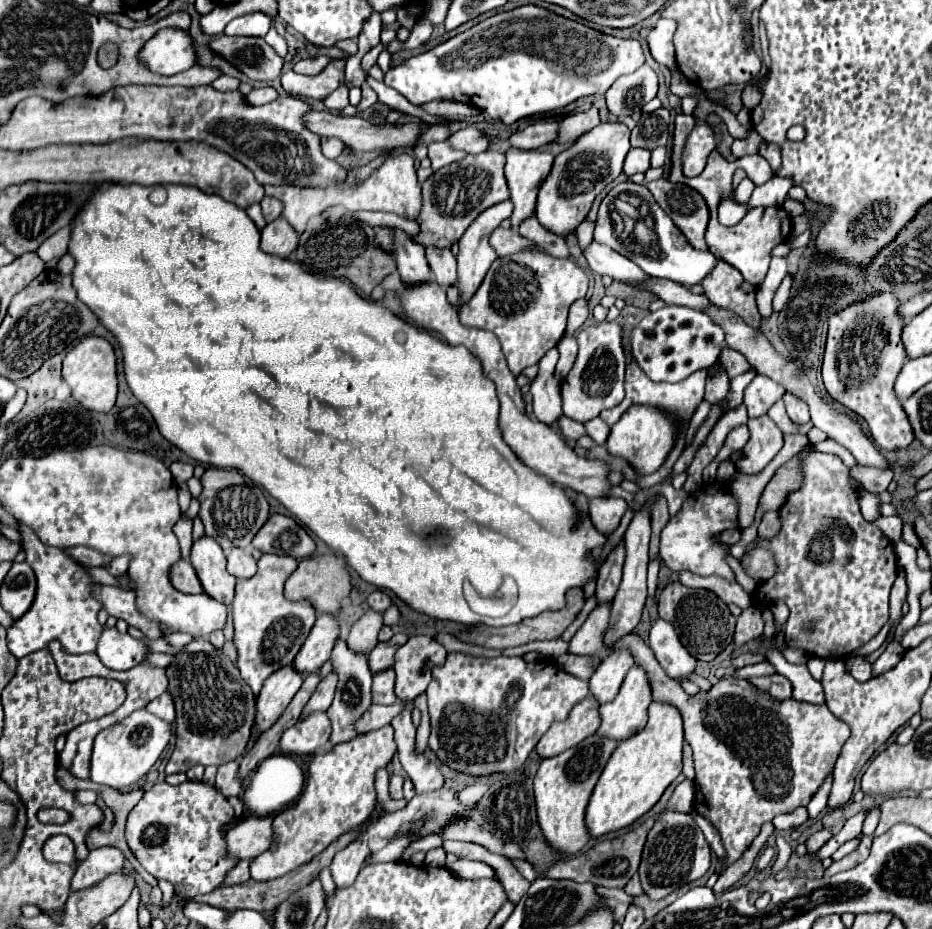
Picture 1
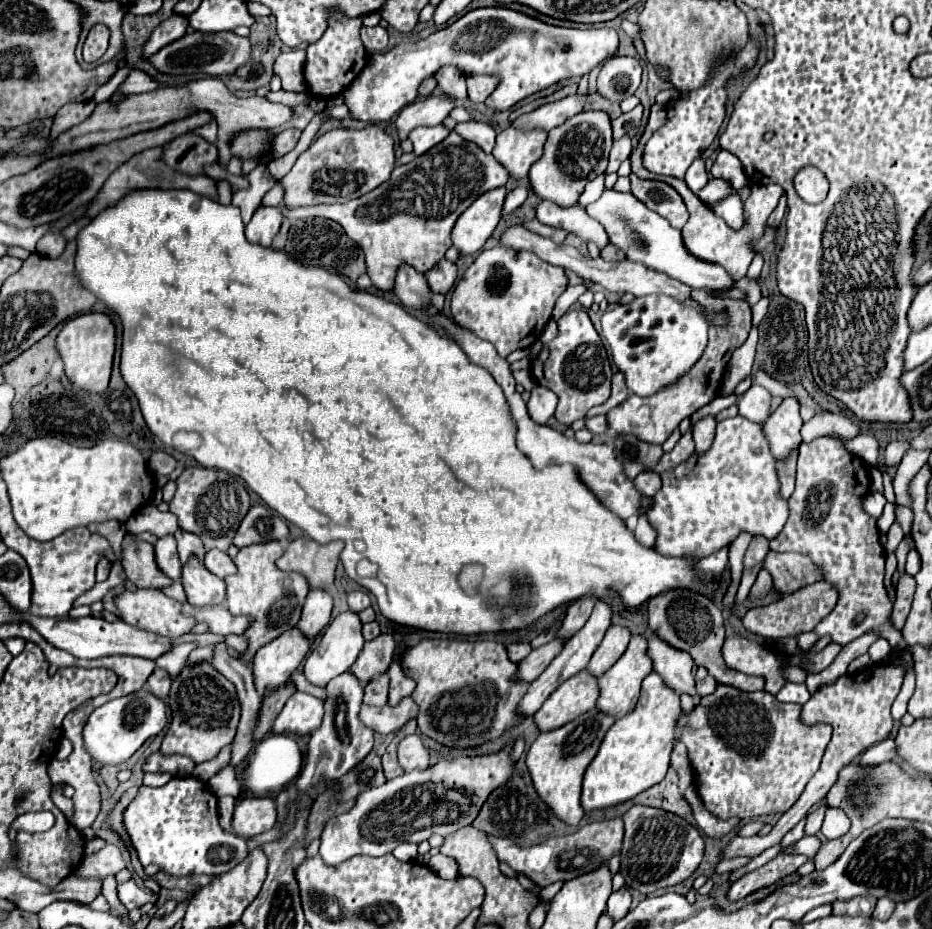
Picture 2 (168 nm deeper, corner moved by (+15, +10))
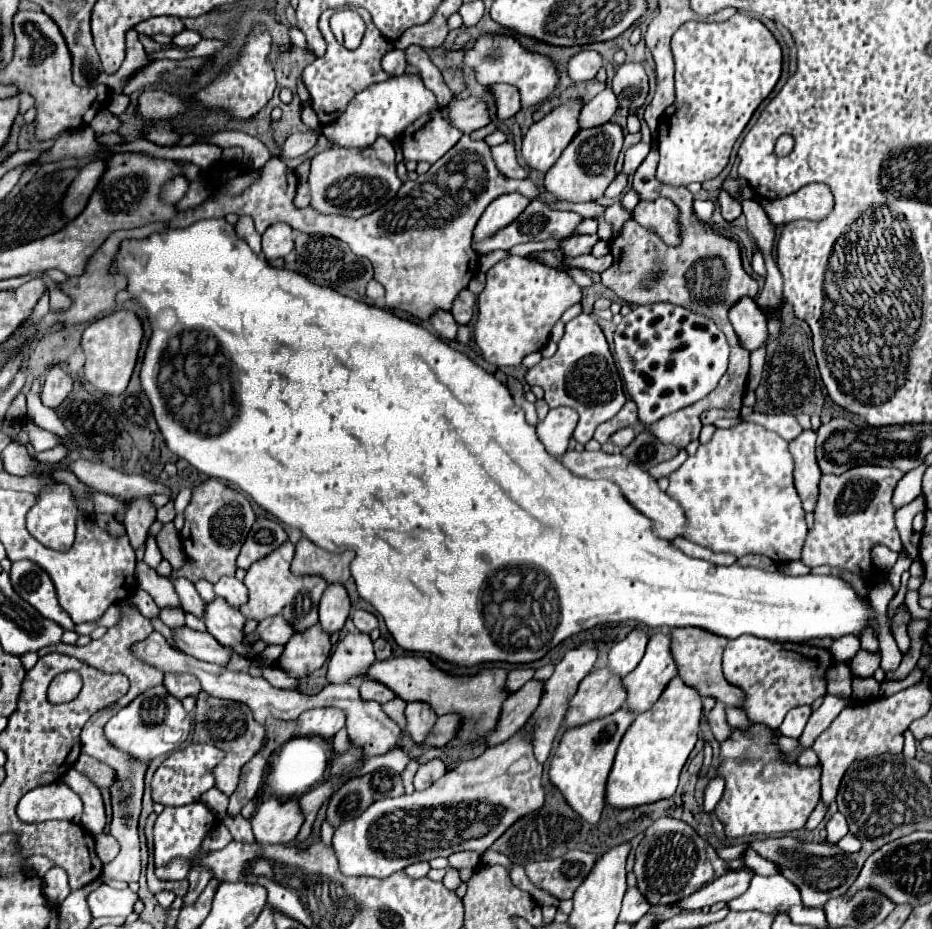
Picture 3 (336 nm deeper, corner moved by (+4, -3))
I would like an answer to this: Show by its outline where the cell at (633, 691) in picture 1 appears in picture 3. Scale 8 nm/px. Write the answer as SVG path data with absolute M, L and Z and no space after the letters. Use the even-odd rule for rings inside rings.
M670 633L652 635L638 667L622 679L628 693L626 707L636 715L648 711L676 675L678 669L670 655Z

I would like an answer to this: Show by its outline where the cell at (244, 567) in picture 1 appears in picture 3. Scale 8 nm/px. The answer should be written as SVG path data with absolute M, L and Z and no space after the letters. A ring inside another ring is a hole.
M222 577L216 585L214 591L218 597L224 597L228 603L232 603L234 607L238 607L240 603L244 603L244 599L248 599L248 591L246 585L242 581L238 581L236 577Z

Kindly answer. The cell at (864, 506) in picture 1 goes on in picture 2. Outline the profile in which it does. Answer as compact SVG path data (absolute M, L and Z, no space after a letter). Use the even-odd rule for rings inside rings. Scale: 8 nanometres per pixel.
M869 492L865 498L863 498L863 508L873 516L873 518L879 518L881 512L883 512L883 506L885 506L885 496L881 492Z

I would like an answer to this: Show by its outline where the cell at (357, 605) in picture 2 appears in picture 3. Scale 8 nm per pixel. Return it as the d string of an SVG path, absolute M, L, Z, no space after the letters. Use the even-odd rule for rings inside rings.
M354 609L352 611L352 621L354 621L354 625L360 633L370 633L372 629L378 627L378 617L370 611L364 611L364 609Z

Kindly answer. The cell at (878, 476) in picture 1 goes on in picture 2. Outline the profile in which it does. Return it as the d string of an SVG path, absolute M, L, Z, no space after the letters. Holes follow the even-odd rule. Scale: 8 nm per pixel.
M891 442L891 444L887 446L887 450L885 450L883 464L885 464L885 466L895 466L895 464L899 464L907 450L911 450L911 444L909 444L909 442Z

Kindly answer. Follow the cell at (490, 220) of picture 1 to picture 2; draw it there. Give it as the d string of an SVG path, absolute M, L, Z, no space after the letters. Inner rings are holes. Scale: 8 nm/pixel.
M495 188L481 194L457 220L453 228L453 246L463 256L479 252L501 220L501 208L505 202L505 188Z

